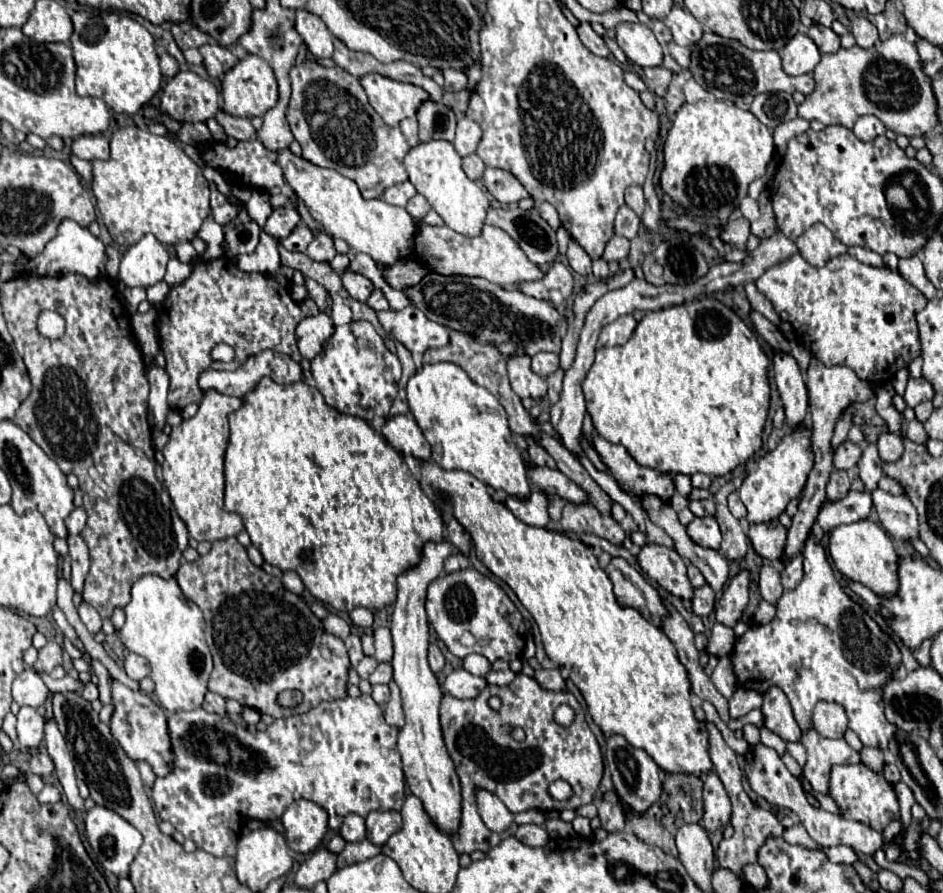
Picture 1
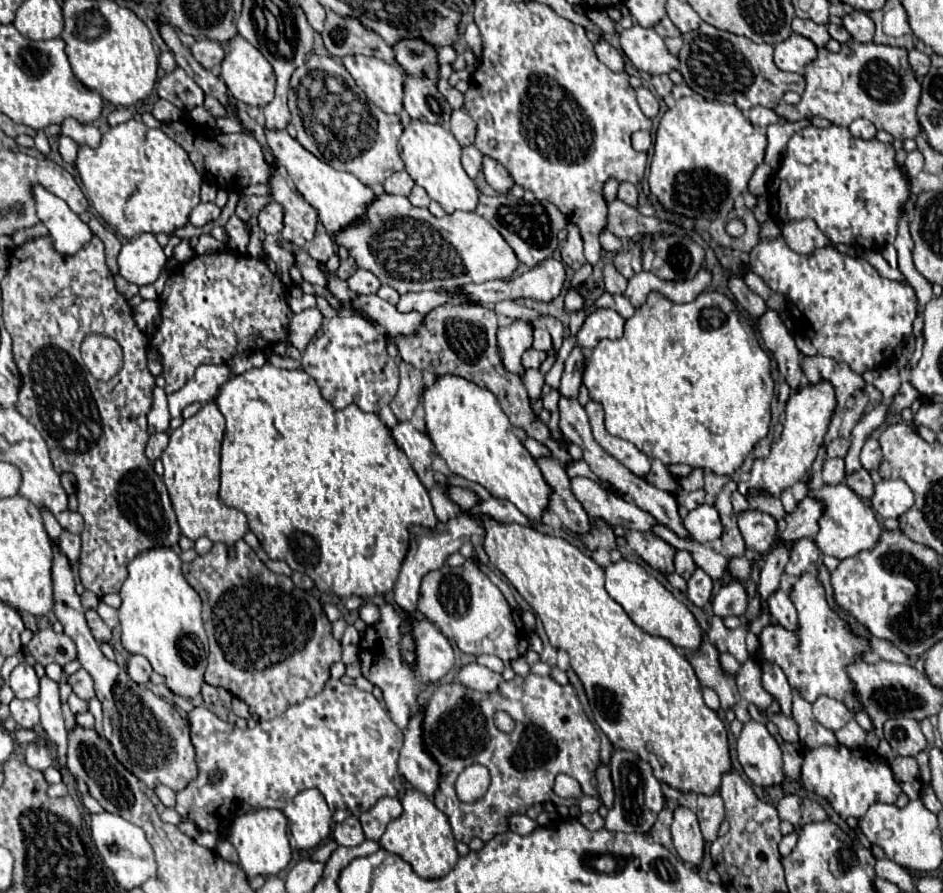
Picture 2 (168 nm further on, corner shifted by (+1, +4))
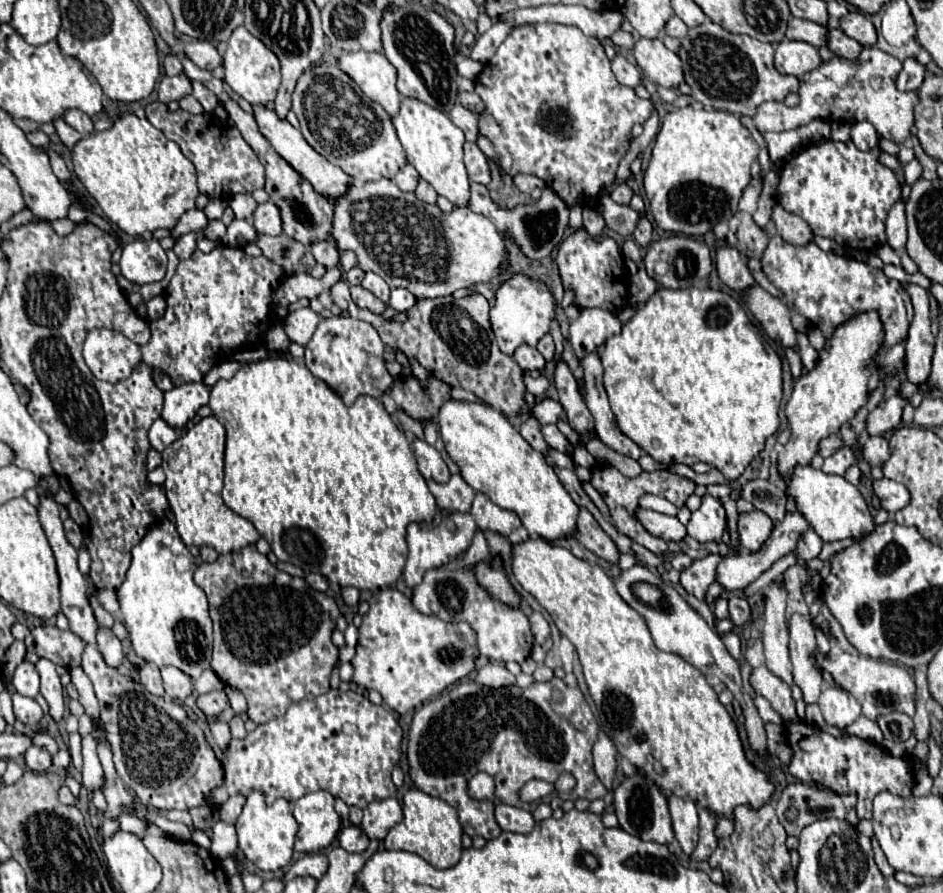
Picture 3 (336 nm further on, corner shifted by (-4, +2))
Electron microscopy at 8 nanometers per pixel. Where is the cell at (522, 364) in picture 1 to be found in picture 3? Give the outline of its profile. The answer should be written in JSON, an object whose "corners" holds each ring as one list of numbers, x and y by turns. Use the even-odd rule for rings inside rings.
{"corners":[[516,273,496,289,496,305,490,309,490,323,502,353,512,355,522,343,536,345,546,335,554,319,554,297,544,281,536,281,524,273]]}

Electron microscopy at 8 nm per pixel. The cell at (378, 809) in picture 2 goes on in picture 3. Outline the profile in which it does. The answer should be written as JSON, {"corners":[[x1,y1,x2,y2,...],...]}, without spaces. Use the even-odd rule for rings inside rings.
{"corners":[[396,799,374,801,364,809,362,829,370,839,384,839,386,833,402,821,402,807]]}

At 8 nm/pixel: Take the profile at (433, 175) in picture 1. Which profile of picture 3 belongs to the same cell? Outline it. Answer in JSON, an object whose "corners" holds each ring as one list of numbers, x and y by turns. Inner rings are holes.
{"corners":[[402,97,400,111,392,117,392,125,406,151,408,163,416,167,420,177,428,181,438,195,450,199,456,207,466,207,470,199,470,183,462,161,464,133,448,119,448,115,418,99]]}

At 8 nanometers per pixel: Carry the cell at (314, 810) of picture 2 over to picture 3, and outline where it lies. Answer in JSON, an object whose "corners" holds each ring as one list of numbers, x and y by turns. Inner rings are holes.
{"corners":[[316,791,300,797,294,803,292,815,300,827,294,843,296,851,322,851,340,831,340,817,334,811,334,797,328,791]]}

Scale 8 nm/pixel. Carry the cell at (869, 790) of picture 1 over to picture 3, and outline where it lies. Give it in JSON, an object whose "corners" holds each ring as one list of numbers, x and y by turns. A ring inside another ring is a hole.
{"corners":[[760,665,752,671,750,677,752,687,756,689,758,695,766,697,772,707,780,713,784,725,786,725,786,737,792,749,792,759,788,763,788,771,792,777,804,781,804,783,816,783,820,787,832,789,836,793,856,793,858,795,858,817,860,819,870,819,872,815,872,799,880,791,890,791,900,797,910,797,912,787,914,787,914,773,912,773,912,763,904,757,894,757,882,747,860,739,856,735,846,735,846,737,832,737,826,731,820,731,818,727,806,725,798,715,796,715,796,701,792,699,790,685,786,685,780,677,774,677,766,665]]}

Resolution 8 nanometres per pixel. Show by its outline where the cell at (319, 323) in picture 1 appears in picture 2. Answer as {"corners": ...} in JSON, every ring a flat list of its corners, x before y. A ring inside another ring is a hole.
{"corners":[[305,309,297,313,289,327,291,345,295,345,299,351,305,351,309,339,313,339,313,335,321,329,321,323,323,323,323,315,319,309]]}

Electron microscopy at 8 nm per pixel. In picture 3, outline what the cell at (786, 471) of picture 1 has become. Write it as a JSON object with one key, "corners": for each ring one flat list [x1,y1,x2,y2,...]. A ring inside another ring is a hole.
{"corners":[[878,311,856,313,840,327,836,327,834,335,826,341,824,349,818,353,816,367,794,383,794,391,790,401,786,403,786,417,790,425,790,441,784,447,784,453,778,457,778,471,782,477,790,475,794,465,808,465,812,455,818,451,820,439,838,433,840,425,850,421,860,407,866,405,868,381,878,373,876,355,884,341,884,325,880,321]]}

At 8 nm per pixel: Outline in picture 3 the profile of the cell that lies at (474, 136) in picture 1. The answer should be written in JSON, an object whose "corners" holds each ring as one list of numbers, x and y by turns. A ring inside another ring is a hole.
{"corners":[[456,103,454,109,450,111,450,119,456,127,460,127,464,131,466,141,476,141,476,137,478,137,478,115,476,113,472,113,464,105]]}

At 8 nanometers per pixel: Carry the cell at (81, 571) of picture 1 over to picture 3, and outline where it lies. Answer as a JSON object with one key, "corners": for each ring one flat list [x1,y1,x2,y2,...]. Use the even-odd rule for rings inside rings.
{"corners":[[66,519,64,521,64,531,66,531,66,539,70,541,70,545,80,549,82,547,82,529,80,529,80,525,76,525,72,519]]}

